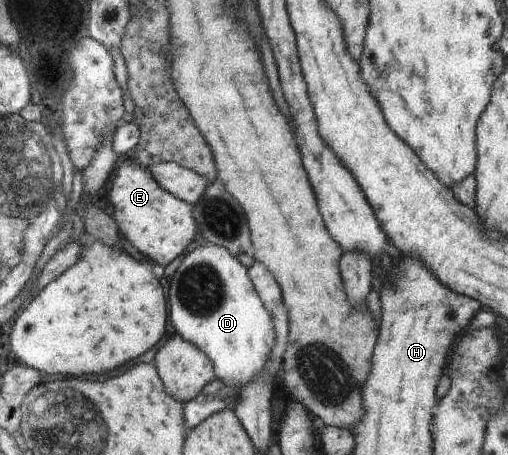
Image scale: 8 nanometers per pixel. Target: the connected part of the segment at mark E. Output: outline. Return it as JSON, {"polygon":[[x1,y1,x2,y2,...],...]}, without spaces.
{"polygon":[[131,155,124,162,119,161,118,168,110,199,123,235,128,239,131,249,147,261,165,267,171,265,199,231,193,207,189,202,167,191,149,168,143,167]]}

